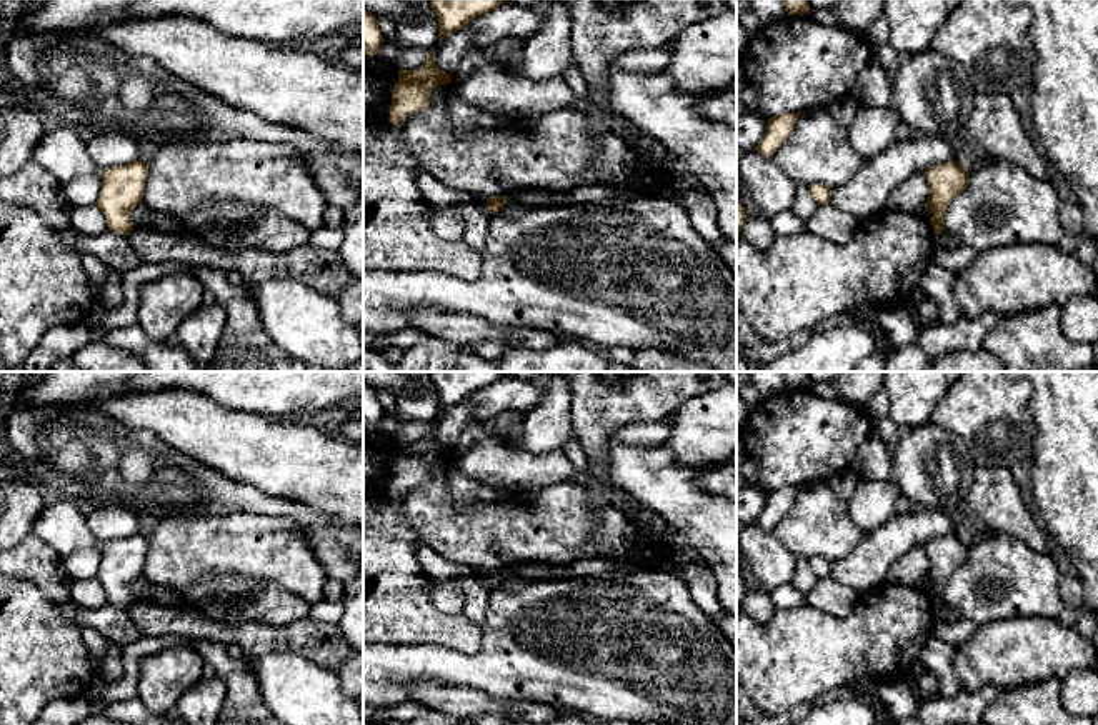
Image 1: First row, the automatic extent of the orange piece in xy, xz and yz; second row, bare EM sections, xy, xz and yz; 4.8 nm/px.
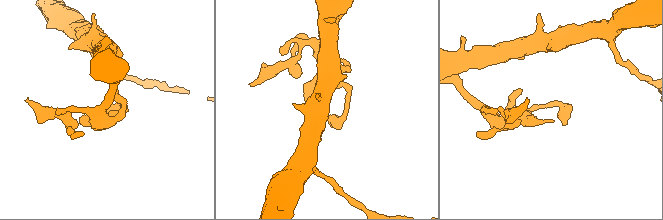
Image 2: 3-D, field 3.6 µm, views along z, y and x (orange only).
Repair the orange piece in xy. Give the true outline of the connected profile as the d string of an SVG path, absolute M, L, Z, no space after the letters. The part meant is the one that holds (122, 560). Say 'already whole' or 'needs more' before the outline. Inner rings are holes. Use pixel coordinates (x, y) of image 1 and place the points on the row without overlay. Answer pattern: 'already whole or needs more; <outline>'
already whole; M142 533L103 545L97 580L105 588L110 605L128 608L133 603L130 588L143 573L147 550L148 537Z

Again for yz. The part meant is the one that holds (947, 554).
already whole; M950 533L940 538L930 538L923 547L930 560L925 580L933 585L930 590L933 605L941 607L946 603L943 593L945 585L948 578L966 562L970 545L955 533Z

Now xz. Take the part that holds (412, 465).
already whole; M430 422L428 433L423 438L398 445L398 453L392 463L392 497L402 500L412 487L428 478L433 460L450 455L452 448L437 440L435 422Z

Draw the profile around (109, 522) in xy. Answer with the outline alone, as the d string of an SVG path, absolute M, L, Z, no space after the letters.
M107 503L85 510L85 517L97 542L107 543L138 533L138 513L120 503Z

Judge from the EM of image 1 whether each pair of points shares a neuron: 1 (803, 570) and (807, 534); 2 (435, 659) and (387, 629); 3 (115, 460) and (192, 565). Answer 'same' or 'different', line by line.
1: different
2: different
3: different

